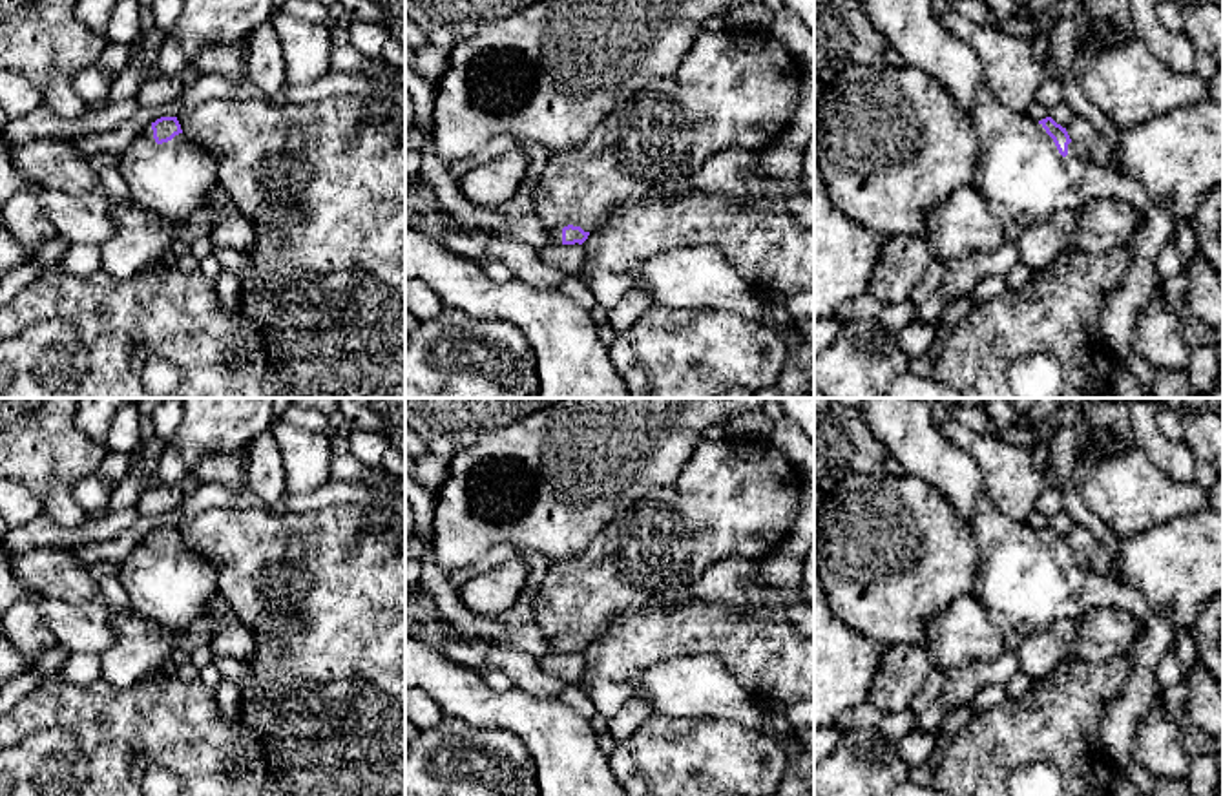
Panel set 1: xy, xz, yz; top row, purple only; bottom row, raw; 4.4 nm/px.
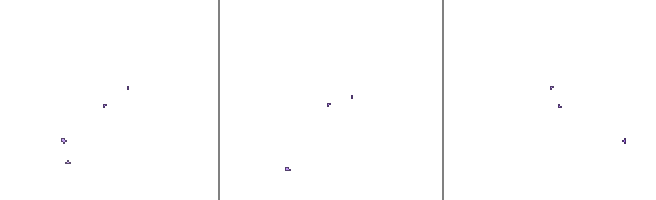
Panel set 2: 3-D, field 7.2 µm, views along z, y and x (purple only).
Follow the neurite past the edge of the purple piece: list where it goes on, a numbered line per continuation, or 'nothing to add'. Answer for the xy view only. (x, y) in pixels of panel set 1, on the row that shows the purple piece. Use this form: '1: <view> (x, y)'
1: xy (172, 179)

